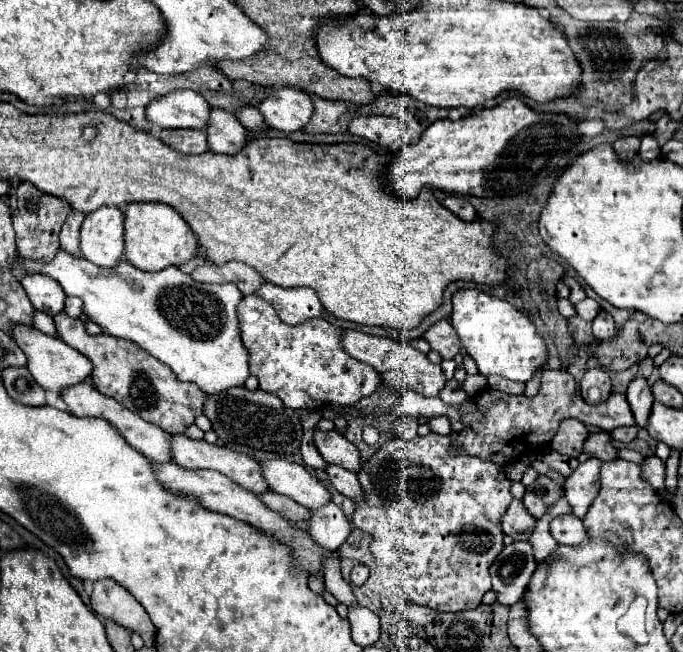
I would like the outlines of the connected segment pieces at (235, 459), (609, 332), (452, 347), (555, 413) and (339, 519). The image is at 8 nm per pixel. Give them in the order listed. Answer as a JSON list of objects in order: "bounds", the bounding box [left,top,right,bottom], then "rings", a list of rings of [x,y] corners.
[{"bounds":[171,434,269,494],"rings":[[[175,434],[171,436],[171,446],[173,446],[173,456],[175,456],[175,462],[183,468],[195,468],[195,470],[217,470],[225,476],[229,476],[233,482],[241,484],[243,488],[255,492],[255,494],[263,494],[263,492],[269,492],[269,484],[267,480],[263,478],[263,472],[261,472],[261,464],[253,458],[249,458],[247,454],[243,452],[235,452],[235,450],[229,450],[229,448],[221,448],[217,444],[207,444],[205,440],[191,440],[183,434]]]},{"bounds":[593,310,617,340],"rings":[[[601,310],[601,316],[597,316],[597,320],[593,322],[593,336],[597,340],[609,340],[611,336],[615,336],[615,332],[617,332],[617,328],[615,328],[611,314]]]},{"bounds":[425,320,461,360],"rings":[[[439,320],[435,326],[431,326],[425,332],[425,340],[431,344],[433,350],[437,350],[445,360],[451,360],[459,354],[461,344],[455,328],[449,320]]]},{"bounds":[395,370,635,466],"rings":[[[545,370],[541,376],[541,388],[537,396],[527,398],[523,394],[511,396],[503,394],[491,388],[485,388],[477,396],[471,396],[461,406],[449,406],[441,398],[427,398],[419,396],[415,392],[405,392],[399,404],[395,406],[395,412],[413,416],[413,418],[433,418],[433,416],[447,416],[451,422],[451,446],[455,454],[467,454],[477,456],[481,460],[495,462],[499,466],[505,466],[507,462],[519,460],[527,454],[527,442],[533,452],[543,450],[551,444],[561,420],[565,418],[577,418],[583,424],[597,426],[601,430],[611,432],[619,426],[633,426],[635,418],[629,408],[629,402],[625,400],[625,394],[611,394],[601,404],[587,404],[581,394],[577,392],[573,384],[573,376],[565,370]]]},{"bounds":[307,502,351,550],"rings":[[[331,502],[313,512],[307,530],[309,530],[311,538],[315,538],[319,544],[323,544],[323,548],[337,550],[347,540],[347,536],[351,532],[351,522],[343,514],[343,510]]]}]

